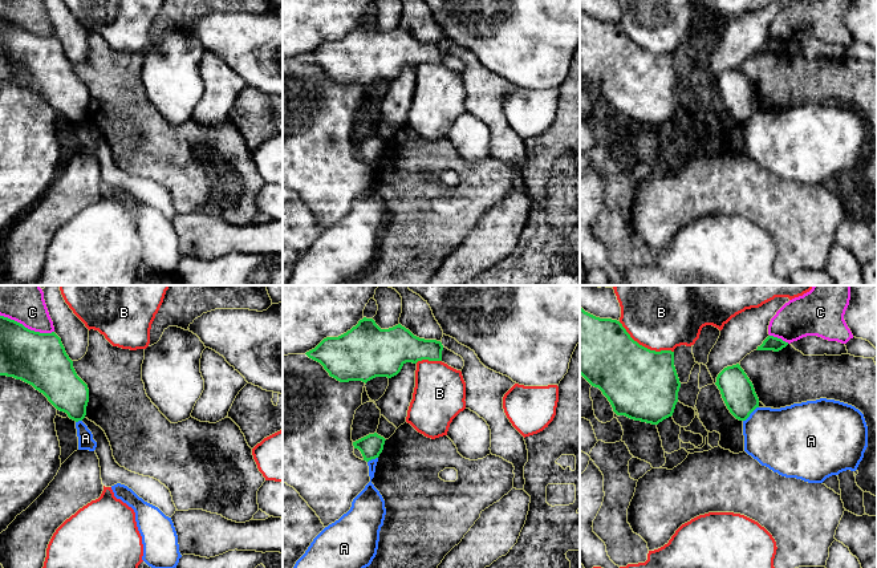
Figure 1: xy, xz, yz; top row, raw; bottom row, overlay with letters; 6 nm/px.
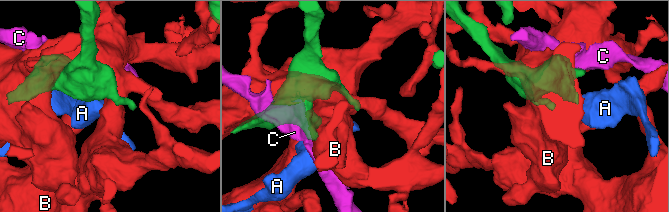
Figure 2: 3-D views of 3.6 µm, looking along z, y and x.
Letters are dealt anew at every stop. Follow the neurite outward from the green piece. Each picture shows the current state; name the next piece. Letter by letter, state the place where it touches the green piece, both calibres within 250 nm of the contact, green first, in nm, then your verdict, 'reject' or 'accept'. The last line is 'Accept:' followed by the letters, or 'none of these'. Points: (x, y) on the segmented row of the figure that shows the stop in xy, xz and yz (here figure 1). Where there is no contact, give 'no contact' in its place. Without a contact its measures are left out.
A: contact yz (750, 413); calibres 200 and 380 nm; reject
B: contact yz (644, 347); calibres 440 and 480 nm; reject
C: contact xy (27, 328); calibres 320 and 260 nm; reject
Accept: none of these

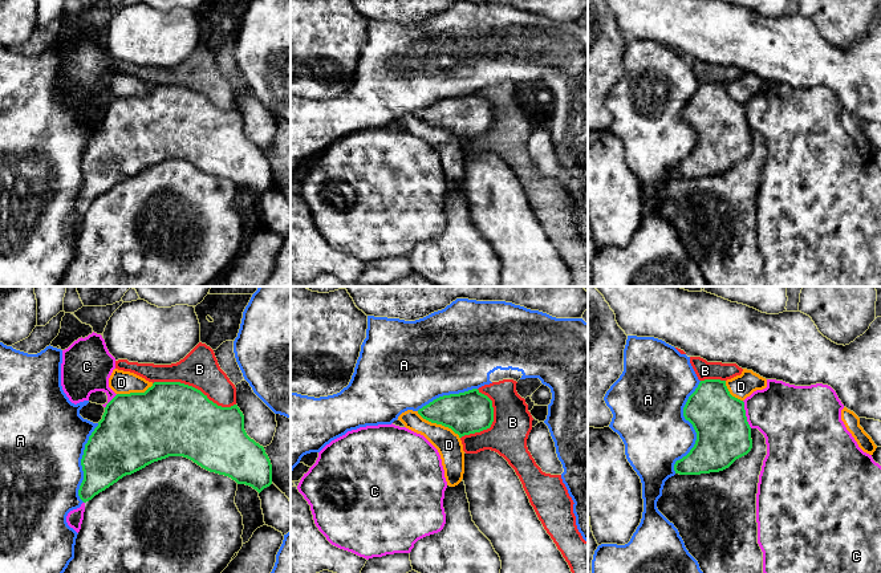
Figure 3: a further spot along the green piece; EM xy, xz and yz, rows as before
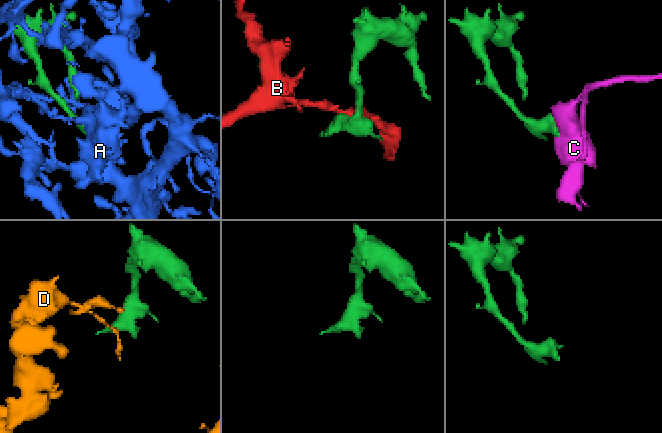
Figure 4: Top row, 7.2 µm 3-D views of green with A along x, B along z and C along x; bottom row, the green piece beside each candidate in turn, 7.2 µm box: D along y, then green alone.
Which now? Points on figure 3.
A: contact yz (694, 429); calibres 320 and 400 nm; reject
B: contact xy (194, 387); calibres 440 and 220 nm; reject
C: contact yz (745, 414); calibres 320 and 360 nm; reject
D: contact xz (439, 423); calibres 260 and 160 nm; reject
Accept: none of these

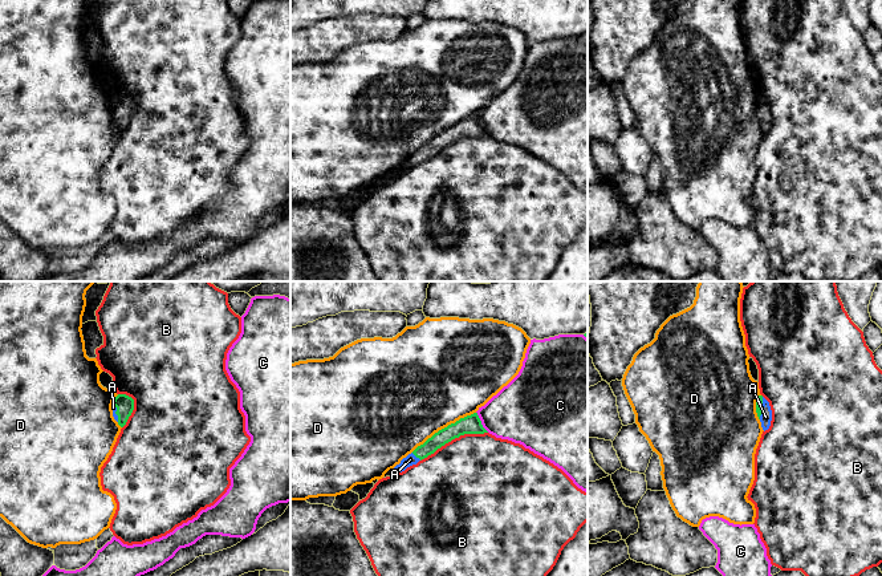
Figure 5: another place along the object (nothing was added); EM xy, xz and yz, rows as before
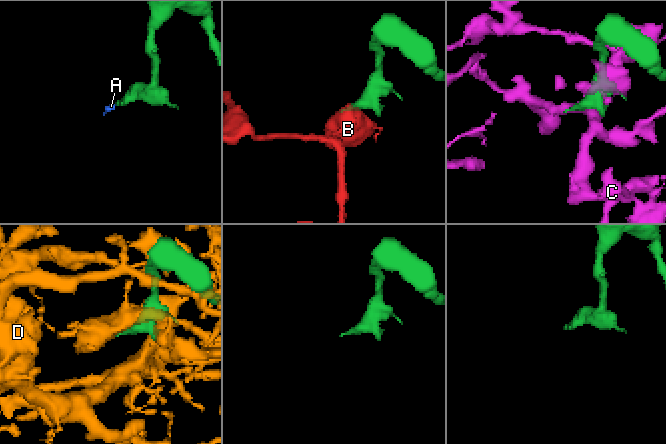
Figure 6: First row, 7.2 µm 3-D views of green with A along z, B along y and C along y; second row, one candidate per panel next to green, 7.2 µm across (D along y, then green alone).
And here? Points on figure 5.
A: contact yz (760, 408); calibres 50 and 70 nm; accept
B: contact xz (454, 438); calibres 110 and 480 nm; reject
C: contact xz (480, 422); calibres 110 and 360 nm; reject
D: contact xz (444, 428); calibres 110 and 500 nm; reject
Accept: A

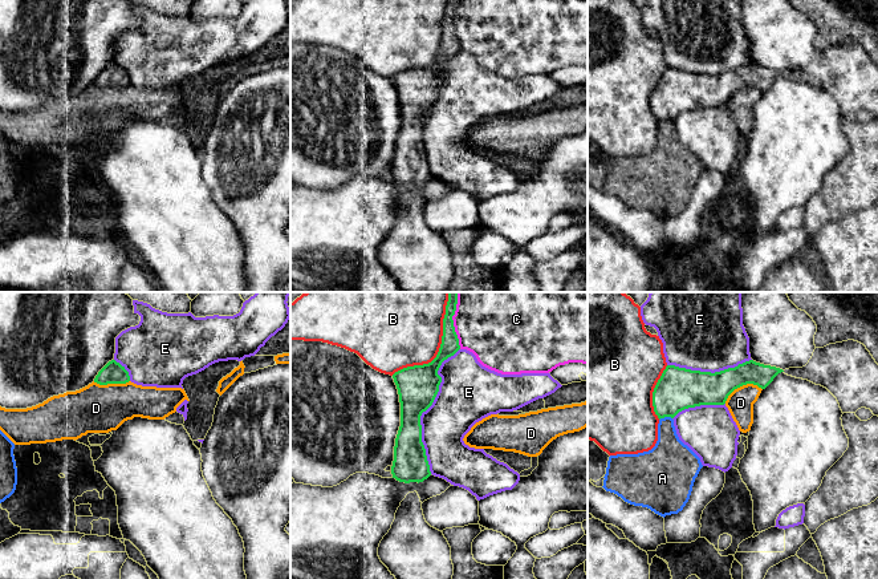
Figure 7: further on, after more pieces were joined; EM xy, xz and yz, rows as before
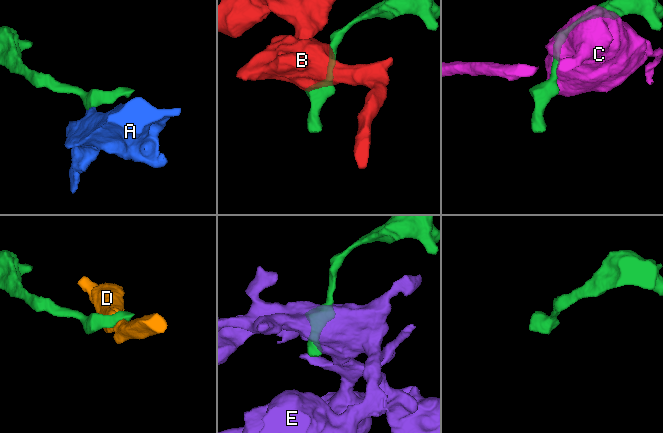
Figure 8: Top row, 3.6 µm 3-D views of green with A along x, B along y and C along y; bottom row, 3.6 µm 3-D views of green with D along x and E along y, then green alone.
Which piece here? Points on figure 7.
A: contact yz (665, 416); calibres 260 and 220 nm; reject
B: contact xz (440, 347); calibres 220 and 460 nm; reject
C: contact xz (452, 320); calibres 110 and 480 nm; reject
D: contact yz (742, 385); calibres 200 and 160 nm; reject
E: contact xz (426, 409); calibres 240 and 320 nm; reject
Accept: none of these

